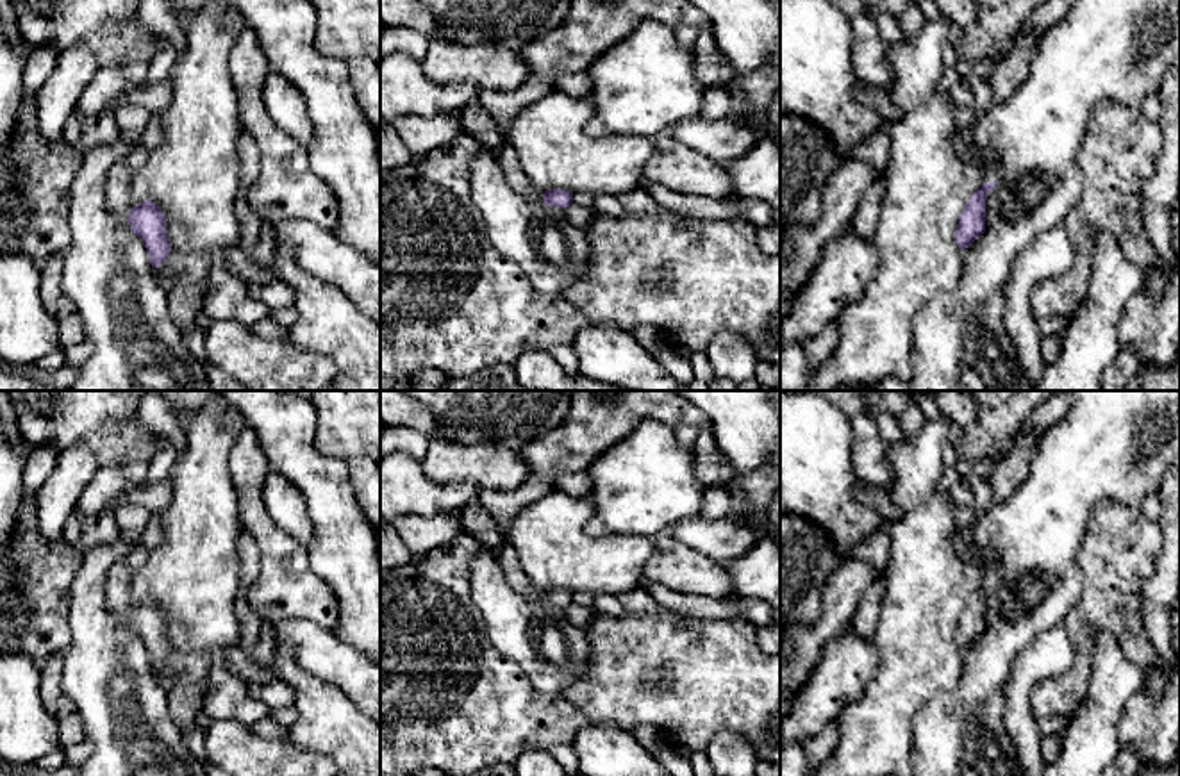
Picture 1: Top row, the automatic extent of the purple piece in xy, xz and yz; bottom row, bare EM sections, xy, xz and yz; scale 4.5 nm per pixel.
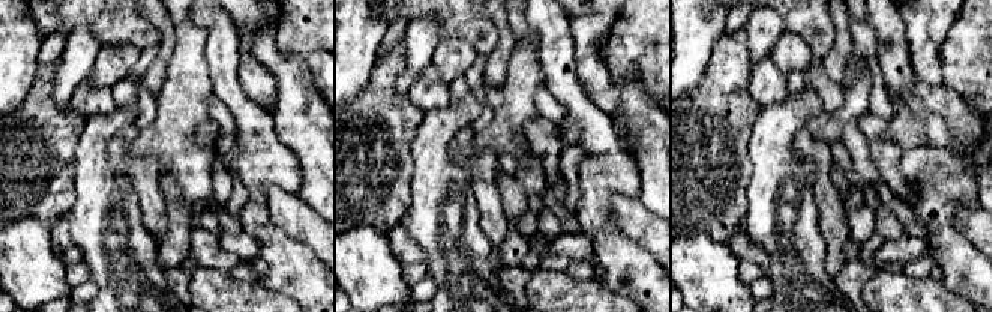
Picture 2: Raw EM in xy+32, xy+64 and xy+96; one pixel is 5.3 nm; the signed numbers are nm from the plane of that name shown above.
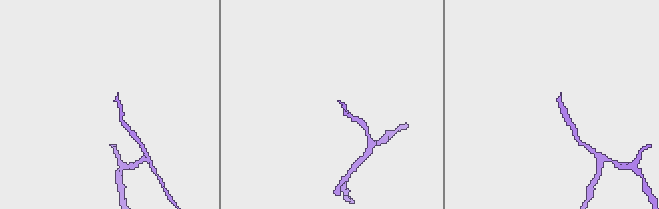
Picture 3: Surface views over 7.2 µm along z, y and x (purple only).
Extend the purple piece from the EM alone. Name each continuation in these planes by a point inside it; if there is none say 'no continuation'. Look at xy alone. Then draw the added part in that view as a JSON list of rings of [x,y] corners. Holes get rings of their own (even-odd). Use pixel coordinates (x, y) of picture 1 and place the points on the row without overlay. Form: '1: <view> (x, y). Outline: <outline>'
1: xy (118, 600). Outline: [[[132,537],[130,551],[107,573],[105,603],[109,612],[121,623],[129,623],[132,610],[130,580],[132,574],[146,562],[148,549],[141,537]]]

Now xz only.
1: xz (515, 575). Outline: [[[505,542],[496,558],[512,590],[532,601],[543,601],[544,590],[536,587],[532,580],[527,576],[512,544]]]

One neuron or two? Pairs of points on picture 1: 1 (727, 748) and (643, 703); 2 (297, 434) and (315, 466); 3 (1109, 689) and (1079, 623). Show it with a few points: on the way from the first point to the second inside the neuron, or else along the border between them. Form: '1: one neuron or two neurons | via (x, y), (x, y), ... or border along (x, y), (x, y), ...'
1: two neurons | border along (754, 746), (739, 734), (720, 732), (704, 750)
2: one neuron | via (297, 441), (297, 448), (307, 459)
3: two neurons | border along (1109, 630), (1095, 643), (1091, 680), (1084, 694)

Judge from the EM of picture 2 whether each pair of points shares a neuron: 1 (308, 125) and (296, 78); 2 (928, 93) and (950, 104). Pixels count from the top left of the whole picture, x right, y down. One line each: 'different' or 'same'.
1: same
2: same

